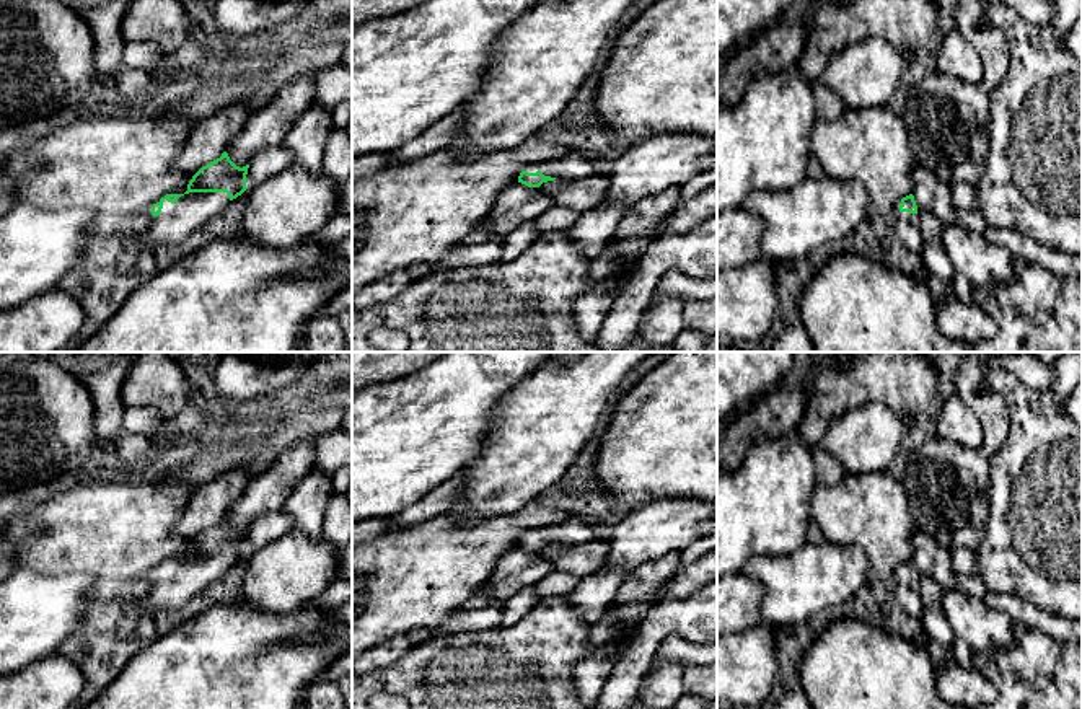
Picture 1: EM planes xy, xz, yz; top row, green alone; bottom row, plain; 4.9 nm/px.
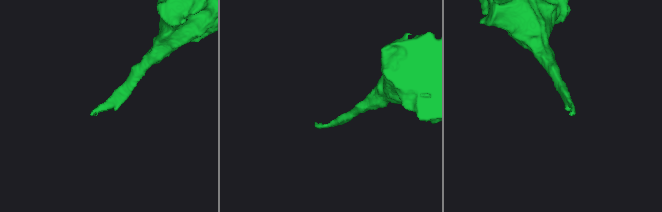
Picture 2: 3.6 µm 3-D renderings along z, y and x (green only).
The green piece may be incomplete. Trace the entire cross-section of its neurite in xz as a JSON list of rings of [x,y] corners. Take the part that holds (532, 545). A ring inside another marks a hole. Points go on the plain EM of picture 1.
[[[575,517],[561,525],[551,525],[541,530],[528,530],[518,541],[518,548],[528,553],[539,553],[548,546],[574,546],[595,539],[595,528]]]

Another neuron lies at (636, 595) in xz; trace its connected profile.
[[[668,553],[660,559],[644,562],[626,575],[613,601],[616,614],[624,626],[624,631],[614,637],[618,645],[631,639],[647,610],[658,601],[655,592],[678,572],[678,567],[680,553]]]

